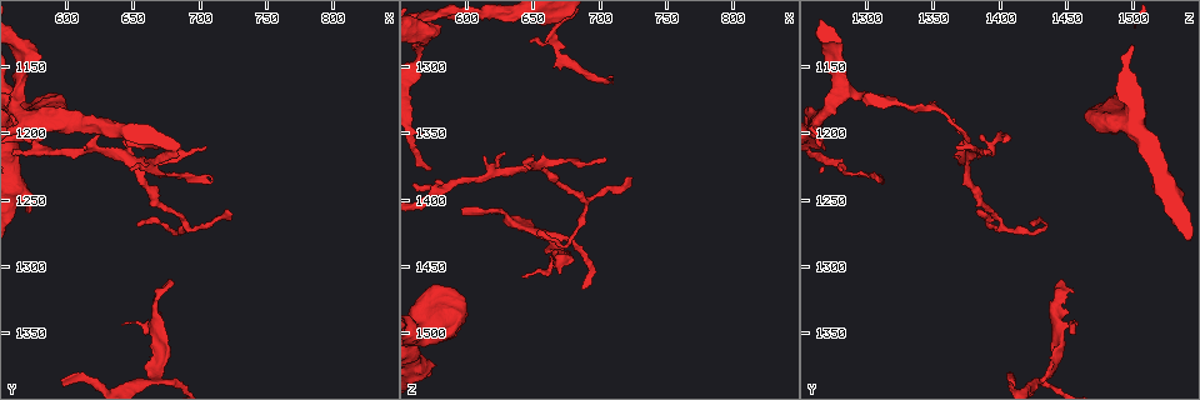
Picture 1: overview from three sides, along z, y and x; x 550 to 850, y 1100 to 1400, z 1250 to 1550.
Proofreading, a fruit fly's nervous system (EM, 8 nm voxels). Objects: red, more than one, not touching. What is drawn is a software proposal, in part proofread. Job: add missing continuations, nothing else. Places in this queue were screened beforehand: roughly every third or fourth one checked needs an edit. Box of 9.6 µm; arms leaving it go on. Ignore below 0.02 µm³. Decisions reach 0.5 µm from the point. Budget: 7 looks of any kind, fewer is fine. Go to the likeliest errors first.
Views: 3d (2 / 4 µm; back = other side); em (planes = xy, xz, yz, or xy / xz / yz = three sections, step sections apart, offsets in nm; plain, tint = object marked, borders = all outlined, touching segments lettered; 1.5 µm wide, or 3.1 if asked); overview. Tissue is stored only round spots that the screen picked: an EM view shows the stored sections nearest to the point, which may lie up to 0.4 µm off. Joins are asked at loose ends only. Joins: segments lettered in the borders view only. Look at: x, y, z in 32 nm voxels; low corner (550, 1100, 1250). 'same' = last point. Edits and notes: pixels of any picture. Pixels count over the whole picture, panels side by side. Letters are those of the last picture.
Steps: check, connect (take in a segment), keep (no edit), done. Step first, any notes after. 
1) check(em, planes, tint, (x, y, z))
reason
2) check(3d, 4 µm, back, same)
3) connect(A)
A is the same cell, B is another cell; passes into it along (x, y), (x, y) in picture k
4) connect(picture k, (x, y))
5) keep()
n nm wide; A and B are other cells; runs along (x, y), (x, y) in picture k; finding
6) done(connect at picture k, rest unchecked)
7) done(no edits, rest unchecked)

check(em, planes, plain, (612, 1212, 1370))
thin end

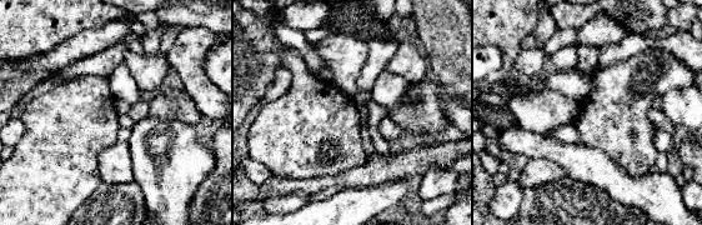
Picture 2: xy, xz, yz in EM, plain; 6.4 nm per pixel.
check(em, planes, borders, same)

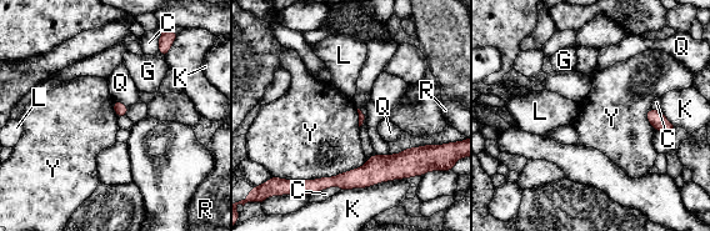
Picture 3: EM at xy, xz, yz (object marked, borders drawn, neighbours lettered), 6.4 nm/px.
keep()
C, G, K, L, Q, R and Y are other cells; border along (368, 160), (334, 176), (294, 180) in picture 3; none of them fits

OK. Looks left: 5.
check(3d, 2 µm, (708, 1232, 1314))
thin end

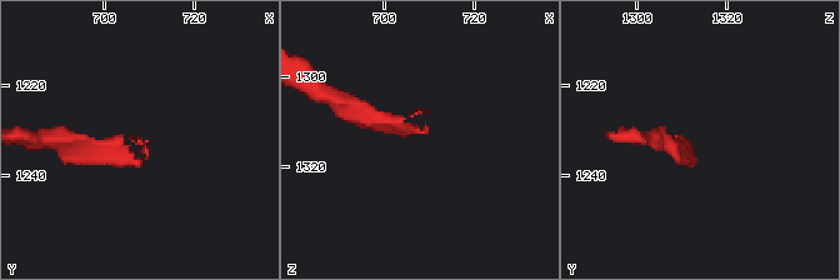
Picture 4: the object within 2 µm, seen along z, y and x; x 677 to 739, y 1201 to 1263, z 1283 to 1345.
check(em, planes, borders, (710, 1233, 1313))
need the tissue

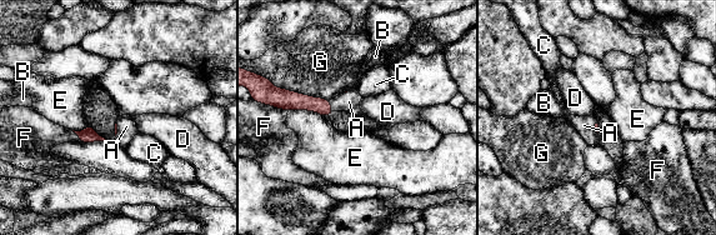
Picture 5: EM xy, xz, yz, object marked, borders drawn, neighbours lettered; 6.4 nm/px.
connect(A)
A is the same cell, B, C, D, E, F and G are other cells; it goes on there

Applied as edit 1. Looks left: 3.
check(em, planes, borders, (572, 1258, 1534))
branch stops here

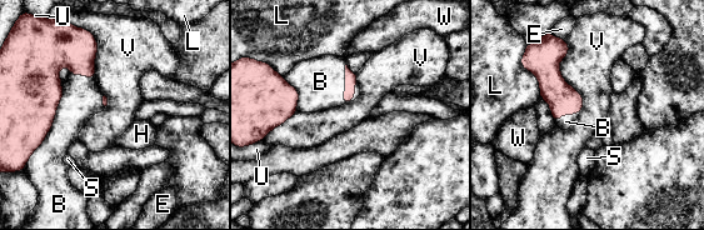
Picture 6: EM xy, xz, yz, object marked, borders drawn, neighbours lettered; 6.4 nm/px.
connect(B)
B is the same cell, E, H, L, S, U, V and W are other cells; it goes on there

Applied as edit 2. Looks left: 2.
done(connect at picture 5, connect at picture 6, rest unchecked)

